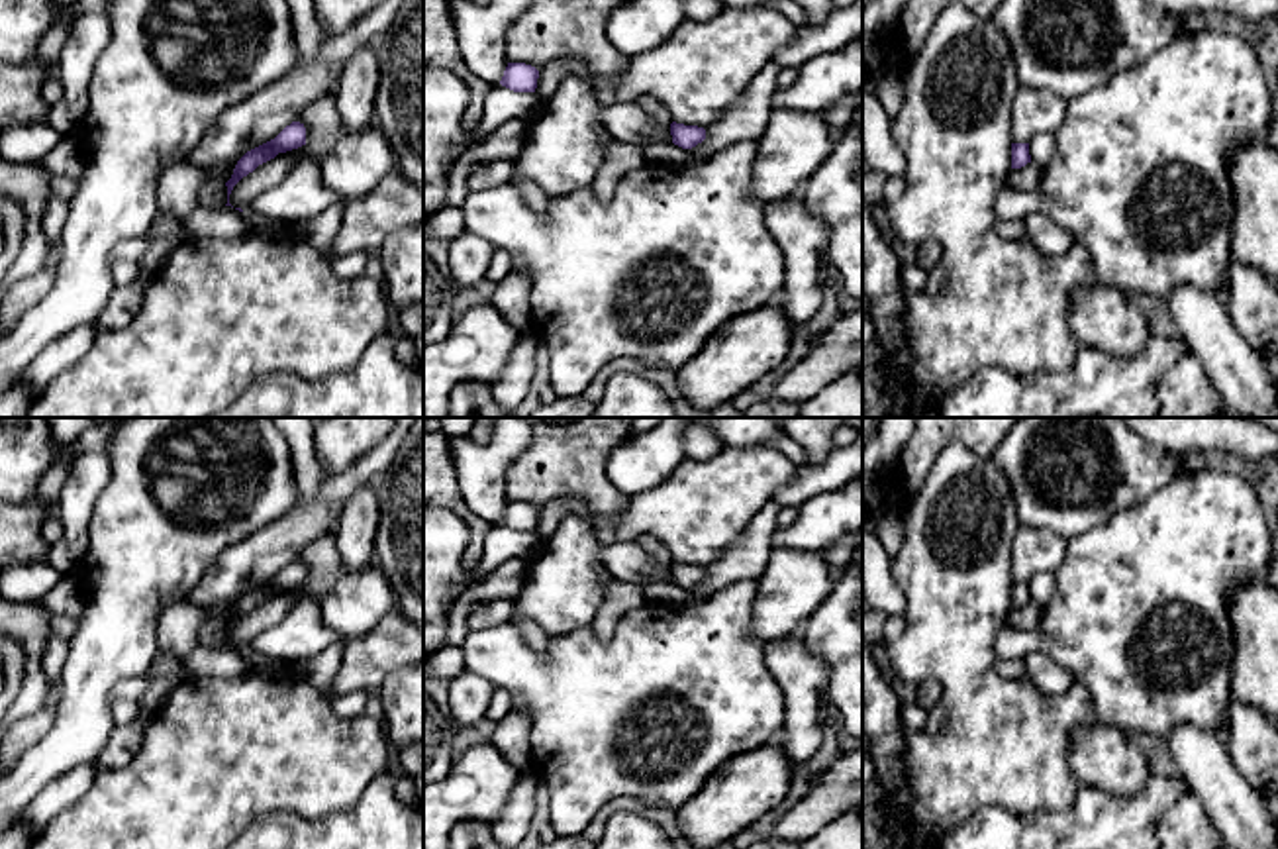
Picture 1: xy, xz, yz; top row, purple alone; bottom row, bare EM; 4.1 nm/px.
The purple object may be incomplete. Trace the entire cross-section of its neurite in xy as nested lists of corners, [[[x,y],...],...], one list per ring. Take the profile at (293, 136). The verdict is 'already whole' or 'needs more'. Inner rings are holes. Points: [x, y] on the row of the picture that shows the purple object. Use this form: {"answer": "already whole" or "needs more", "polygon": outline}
{"answer": "already whole", "polygon": [[[292,122],[290,125],[286,125],[274,139],[247,151],[235,165],[231,178],[225,182],[227,186],[227,204],[229,204],[229,194],[233,190],[233,186],[247,176],[249,173],[253,173],[259,165],[274,159],[278,153],[286,153],[292,149],[298,149],[306,145],[306,127],[300,122]]]}

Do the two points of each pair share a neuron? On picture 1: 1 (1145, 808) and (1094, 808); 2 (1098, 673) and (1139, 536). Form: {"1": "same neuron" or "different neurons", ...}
{"1": "same neuron", "2": "same neuron"}

